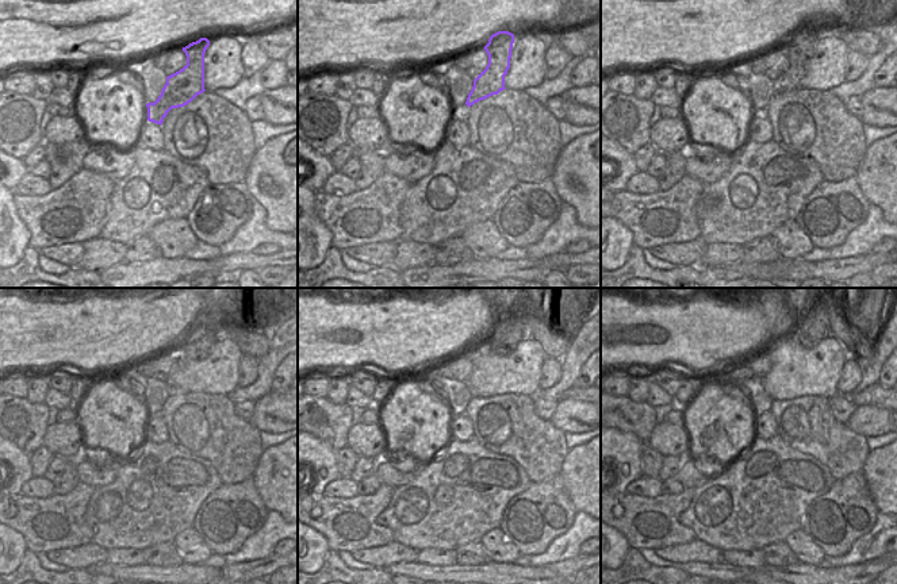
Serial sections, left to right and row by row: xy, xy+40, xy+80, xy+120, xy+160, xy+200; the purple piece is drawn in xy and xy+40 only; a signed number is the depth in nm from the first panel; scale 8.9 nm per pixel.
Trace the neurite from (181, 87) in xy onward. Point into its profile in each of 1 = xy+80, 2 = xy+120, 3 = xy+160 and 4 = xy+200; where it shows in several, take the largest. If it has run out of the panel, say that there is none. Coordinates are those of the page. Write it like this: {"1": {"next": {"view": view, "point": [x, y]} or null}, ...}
{"1": {"next": {"view": "xy+80", "point": [801, 47]}}, "2": {"next": {"view": "xy+120", "point": [199, 342]}}, "3": {"next": {"view": "xy+160", "point": [516, 325]}}, "4": {"next": {"view": "xy+200", "point": [815, 325]}}}

